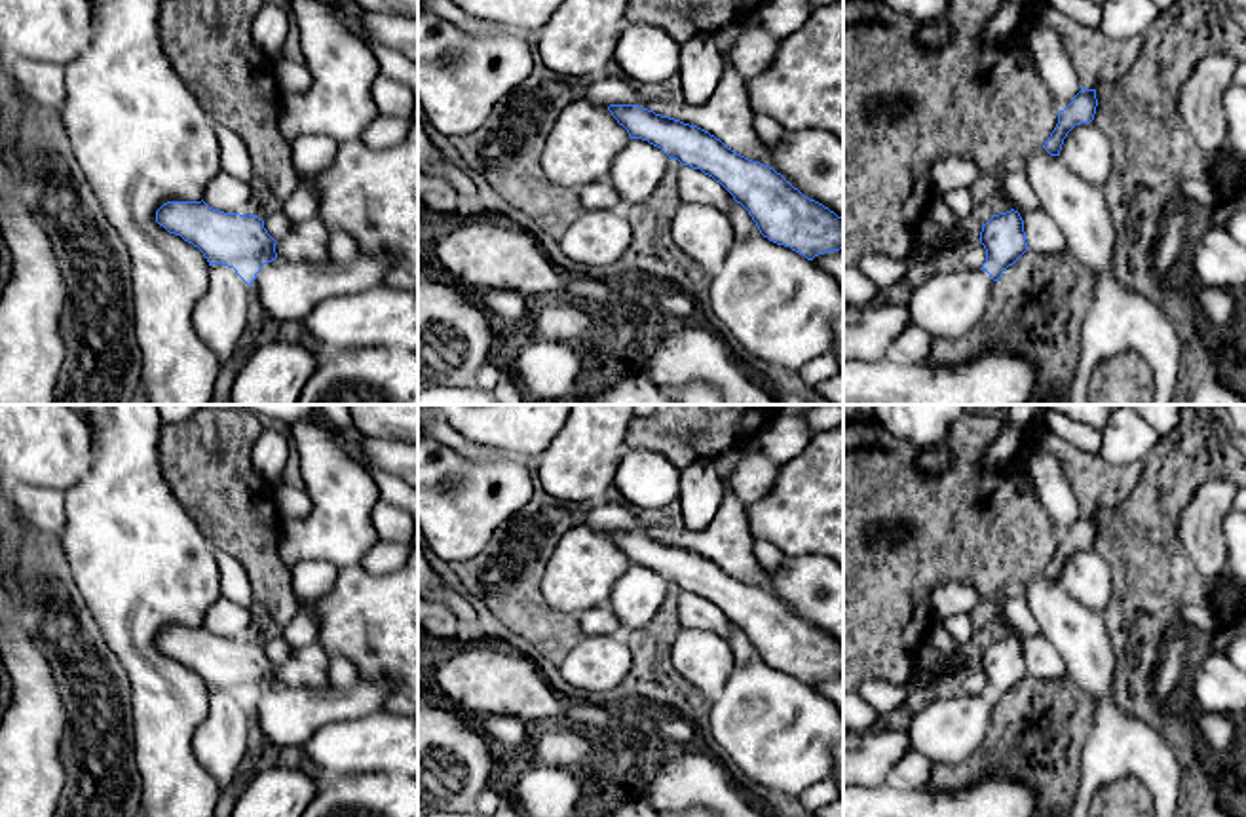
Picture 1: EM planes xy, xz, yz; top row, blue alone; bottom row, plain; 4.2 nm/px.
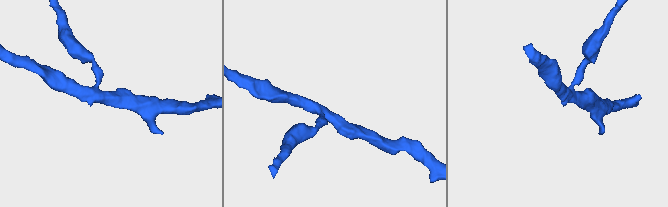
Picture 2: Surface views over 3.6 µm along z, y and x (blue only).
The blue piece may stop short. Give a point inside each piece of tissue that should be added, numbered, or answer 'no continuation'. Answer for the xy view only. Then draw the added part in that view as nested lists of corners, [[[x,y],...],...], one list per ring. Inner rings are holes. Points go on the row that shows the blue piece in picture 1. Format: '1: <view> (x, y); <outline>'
no continuation

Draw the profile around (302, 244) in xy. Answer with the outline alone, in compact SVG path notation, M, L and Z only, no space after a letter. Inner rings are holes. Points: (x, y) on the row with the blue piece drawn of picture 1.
M310 218L293 224L287 238L275 243L277 258L325 262L329 260L330 230L319 220Z

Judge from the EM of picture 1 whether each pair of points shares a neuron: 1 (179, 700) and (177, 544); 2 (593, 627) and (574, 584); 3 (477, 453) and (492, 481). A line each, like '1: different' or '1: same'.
1: same
2: different
3: different

